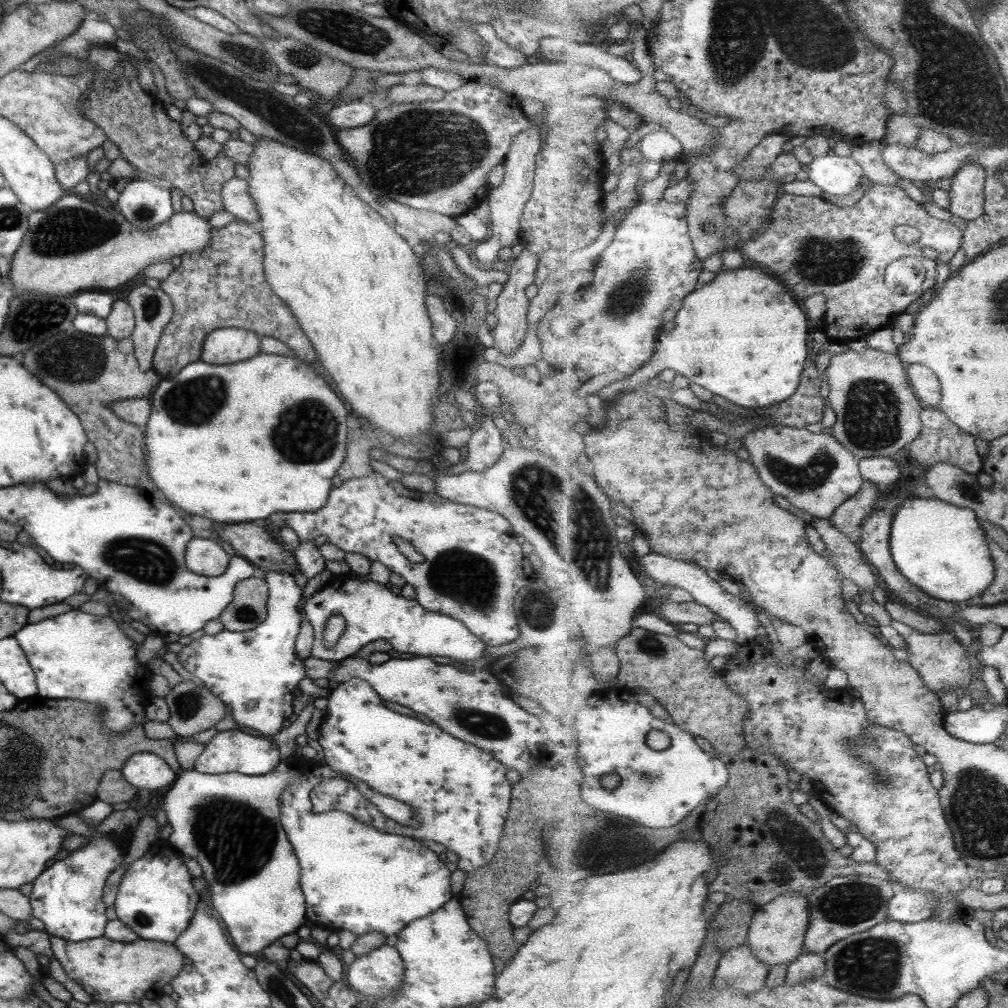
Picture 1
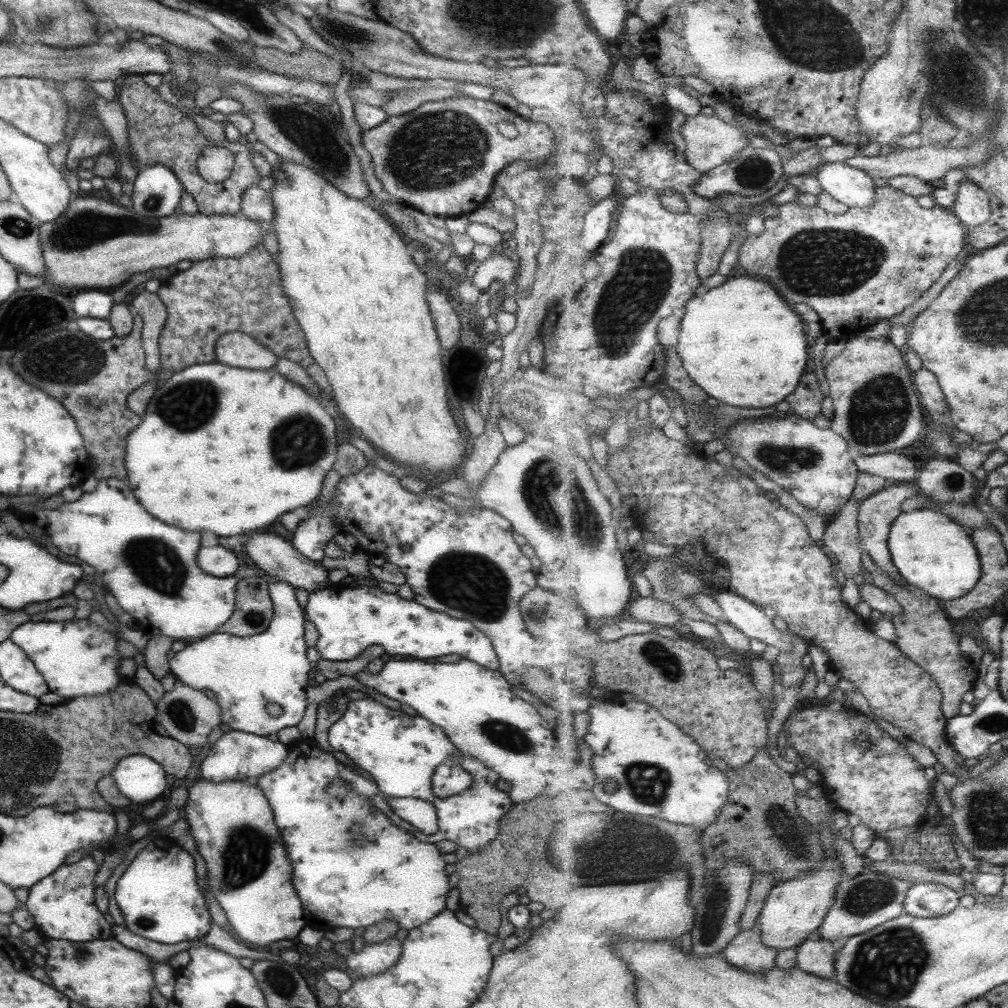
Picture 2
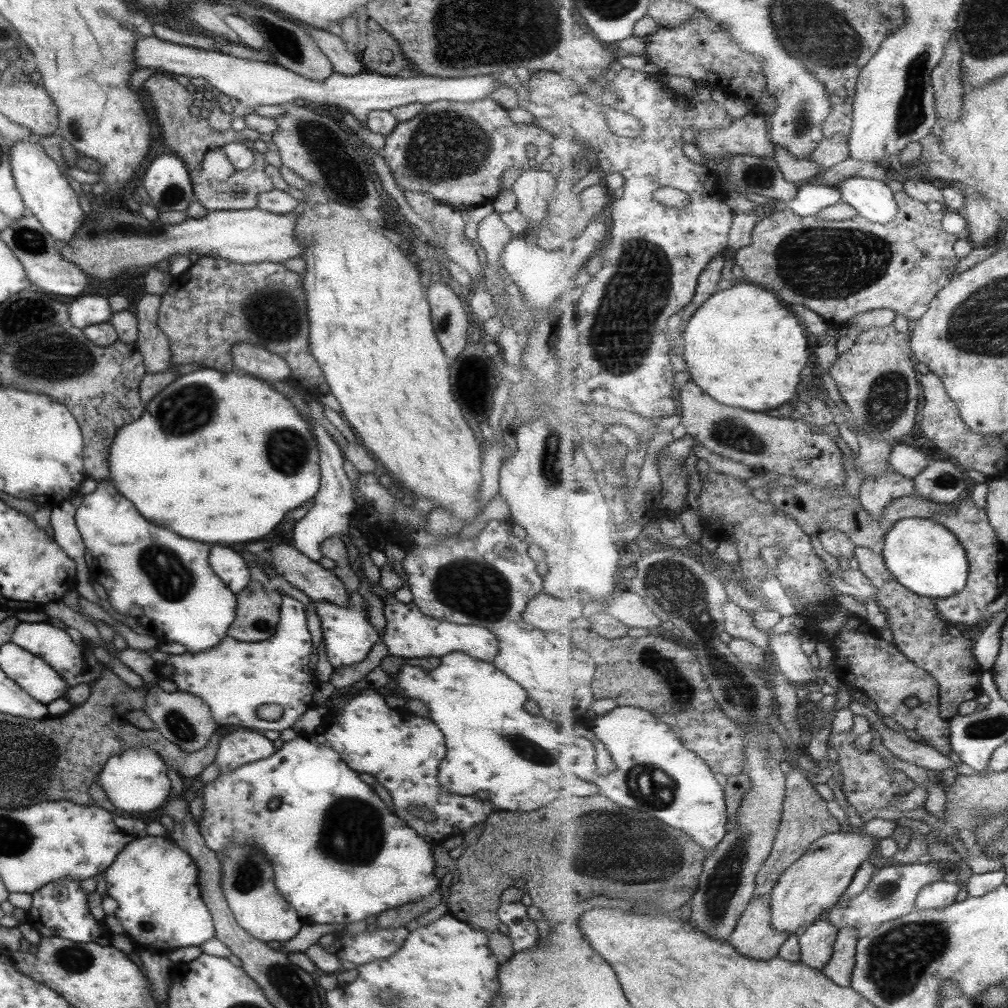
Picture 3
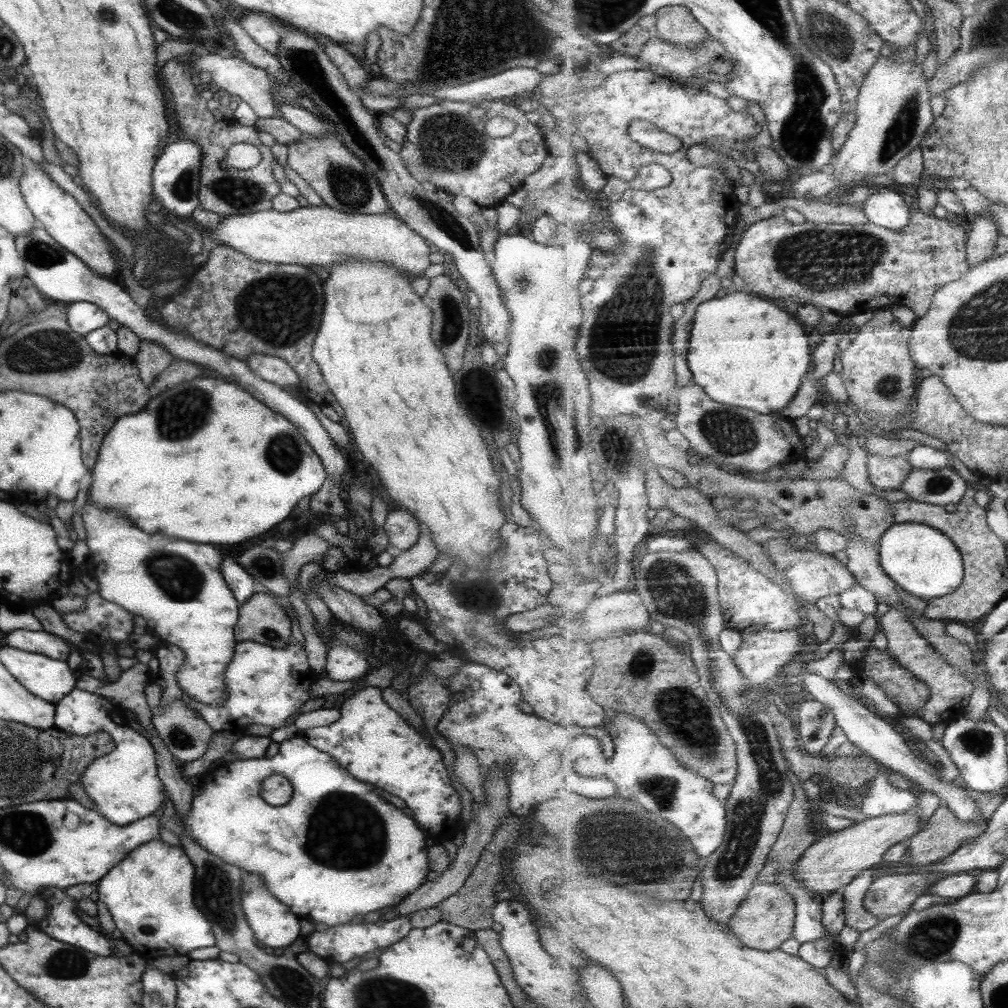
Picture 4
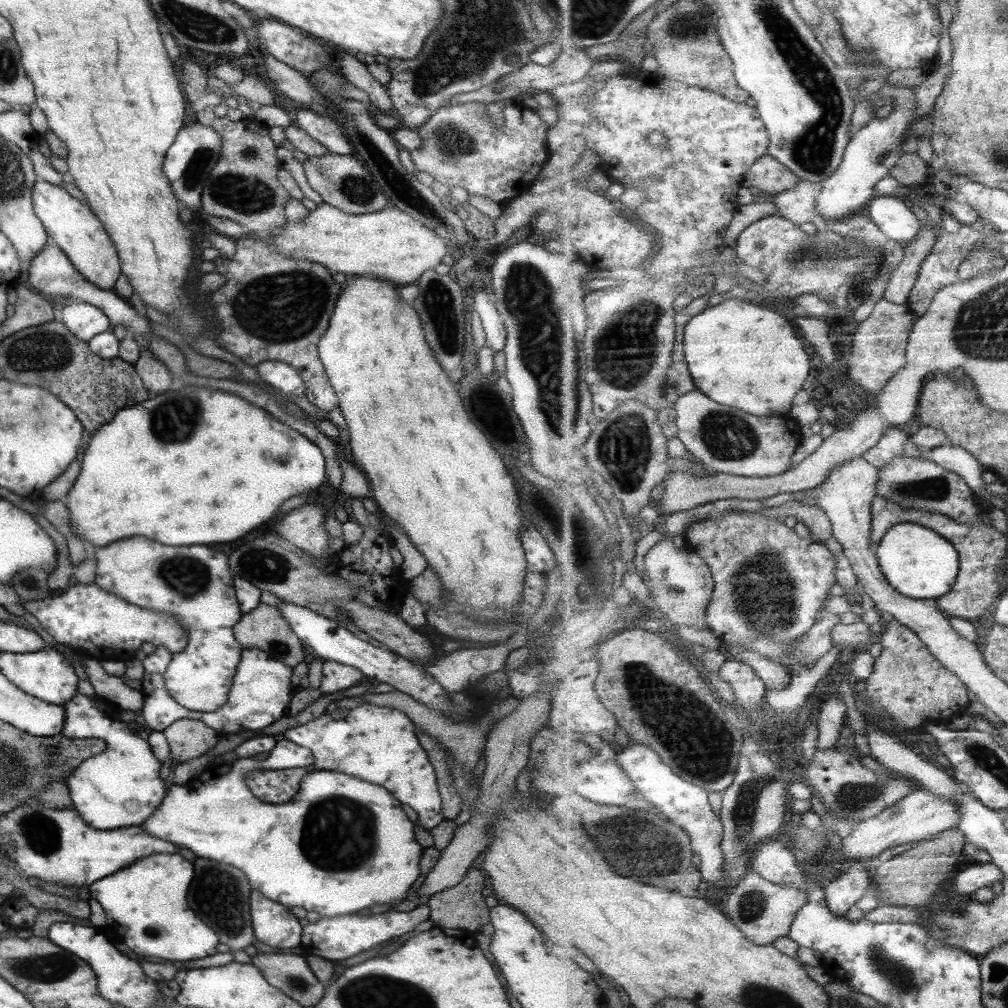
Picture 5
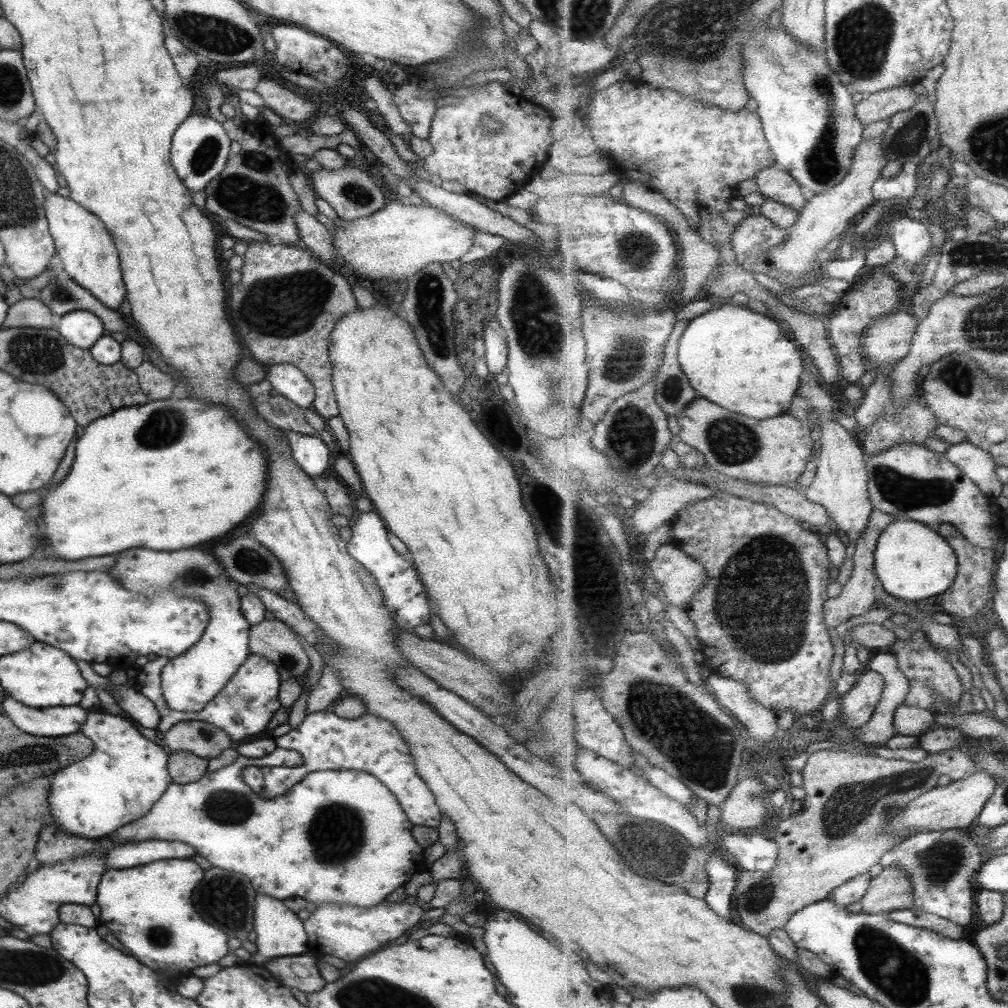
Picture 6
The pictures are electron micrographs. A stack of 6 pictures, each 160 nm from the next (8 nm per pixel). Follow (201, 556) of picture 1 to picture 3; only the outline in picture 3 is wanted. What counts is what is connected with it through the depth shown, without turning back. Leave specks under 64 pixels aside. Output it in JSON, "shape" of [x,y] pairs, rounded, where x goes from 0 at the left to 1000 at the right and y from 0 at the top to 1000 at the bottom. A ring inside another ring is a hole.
{"shape":[[[211,542],[206,546],[206,561],[213,568],[213,571],[223,578],[223,581],[233,590],[237,587],[247,573],[247,565],[243,563],[243,558],[237,550],[233,550],[227,544]]]}

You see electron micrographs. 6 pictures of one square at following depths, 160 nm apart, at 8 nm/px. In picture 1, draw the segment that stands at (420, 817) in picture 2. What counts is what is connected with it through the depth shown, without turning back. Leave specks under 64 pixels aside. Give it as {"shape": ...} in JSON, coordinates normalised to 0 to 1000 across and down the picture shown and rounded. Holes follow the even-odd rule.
{"shape":[[[292,750],[289,751],[289,758],[296,764],[296,770],[280,784],[277,813],[297,853],[297,877],[302,889],[306,917],[327,923],[338,922],[353,929],[366,925],[375,925],[382,930],[390,929],[412,911],[432,906],[432,903],[450,889],[445,882],[446,865],[440,855],[436,854],[428,843],[418,839],[414,833],[398,833],[398,829],[378,827],[368,819],[352,815],[349,810],[337,804],[324,804],[318,808],[310,804],[308,784],[321,772],[337,772],[336,766],[326,763],[322,758]],[[360,776],[352,784],[356,784],[358,790],[361,790],[362,794],[370,798],[380,810],[399,818],[413,818],[413,807],[407,803],[407,800],[402,800],[396,794],[366,784]]]}

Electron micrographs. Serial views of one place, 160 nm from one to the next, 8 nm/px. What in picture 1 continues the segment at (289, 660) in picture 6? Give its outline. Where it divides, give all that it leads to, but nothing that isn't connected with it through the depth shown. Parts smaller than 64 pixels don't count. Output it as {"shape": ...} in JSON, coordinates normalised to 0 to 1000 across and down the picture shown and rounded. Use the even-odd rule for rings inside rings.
{"shape":[[[249,571],[235,577],[229,597],[216,611],[221,625],[243,627],[257,621],[264,612],[265,594],[262,574]]]}

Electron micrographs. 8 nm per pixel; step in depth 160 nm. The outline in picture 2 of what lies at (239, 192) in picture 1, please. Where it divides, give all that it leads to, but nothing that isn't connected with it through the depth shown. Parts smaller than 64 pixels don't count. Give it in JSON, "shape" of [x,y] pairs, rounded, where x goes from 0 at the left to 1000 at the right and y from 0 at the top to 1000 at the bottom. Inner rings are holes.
{"shape":[[[255,184],[245,185],[238,192],[237,213],[251,220],[269,222],[271,203],[265,190]]]}

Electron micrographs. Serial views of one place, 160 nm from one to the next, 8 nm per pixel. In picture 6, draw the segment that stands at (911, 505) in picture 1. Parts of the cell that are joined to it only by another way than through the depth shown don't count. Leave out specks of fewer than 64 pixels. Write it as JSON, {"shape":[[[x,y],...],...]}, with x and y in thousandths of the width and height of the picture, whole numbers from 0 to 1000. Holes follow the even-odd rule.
{"shape":[[[887,516],[872,533],[867,553],[872,579],[883,590],[899,596],[936,590],[950,570],[950,552],[944,539],[926,522],[908,516]]]}

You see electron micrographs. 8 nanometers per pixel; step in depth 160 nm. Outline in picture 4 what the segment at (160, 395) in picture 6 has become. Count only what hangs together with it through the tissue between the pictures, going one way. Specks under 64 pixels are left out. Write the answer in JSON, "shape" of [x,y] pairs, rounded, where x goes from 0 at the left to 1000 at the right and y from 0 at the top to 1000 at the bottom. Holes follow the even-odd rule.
{"shape":[[[139,335],[137,338],[137,346],[131,356],[136,364],[138,375],[148,385],[152,376],[156,375],[156,371],[174,357],[174,354],[155,339],[143,335]]]}

